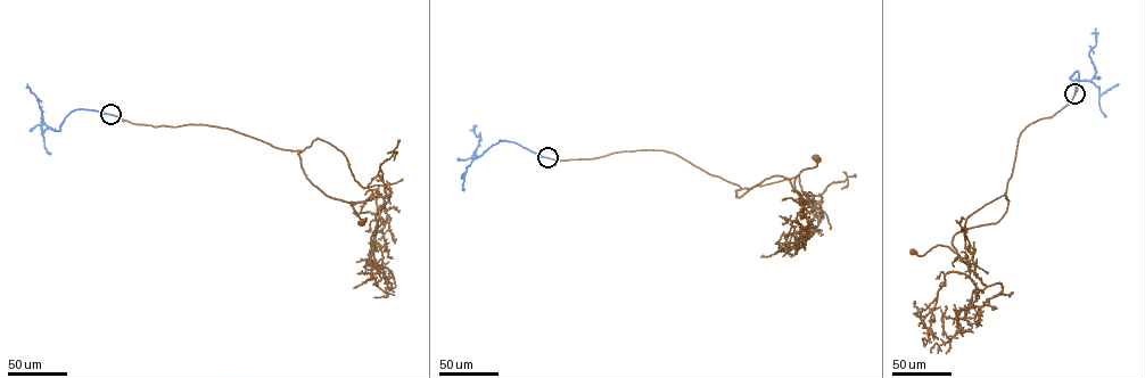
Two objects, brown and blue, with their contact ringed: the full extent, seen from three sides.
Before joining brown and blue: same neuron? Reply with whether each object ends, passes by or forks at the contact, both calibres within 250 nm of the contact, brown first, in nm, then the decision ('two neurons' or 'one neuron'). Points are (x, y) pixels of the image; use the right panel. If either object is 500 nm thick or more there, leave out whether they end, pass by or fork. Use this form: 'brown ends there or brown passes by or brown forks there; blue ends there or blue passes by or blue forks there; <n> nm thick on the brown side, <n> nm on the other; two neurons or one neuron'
brown ends there; blue ends there; 170 nm thick on the brown side, 200 nm on the other; one neuron

